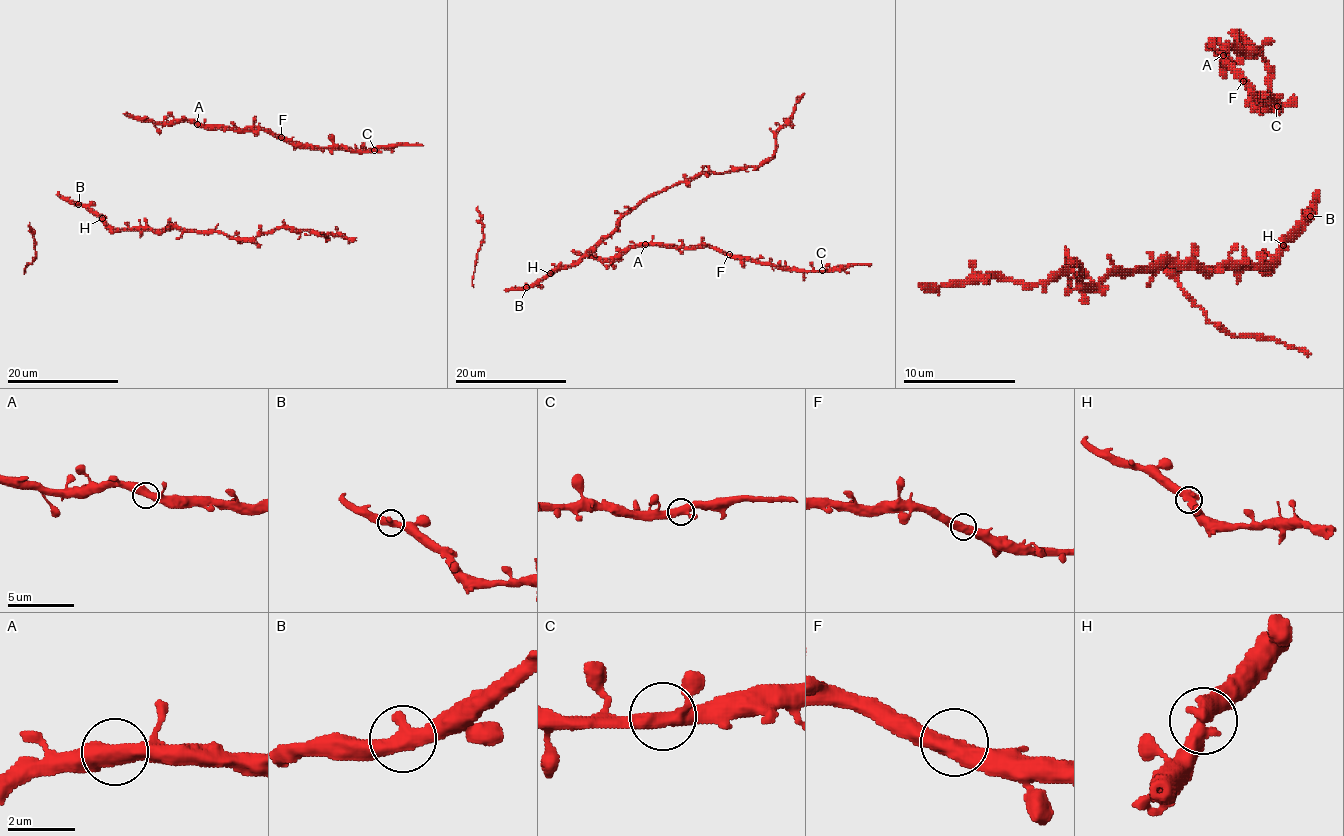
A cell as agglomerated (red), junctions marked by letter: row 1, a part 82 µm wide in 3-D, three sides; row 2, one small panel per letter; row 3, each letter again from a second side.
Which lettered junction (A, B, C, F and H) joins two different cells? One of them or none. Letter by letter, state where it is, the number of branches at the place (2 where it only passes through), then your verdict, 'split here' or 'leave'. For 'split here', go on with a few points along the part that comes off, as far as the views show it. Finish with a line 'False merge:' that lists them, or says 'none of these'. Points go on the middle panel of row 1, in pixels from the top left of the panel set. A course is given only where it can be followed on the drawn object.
A: at (645, 244); 2 branches meet; leave
B: at (526, 287); 2 branches meet; leave
C: at (822, 270); 3 branches meet; leave
F: at (729, 254); 2 branches meet; leave
H: at (550, 273); 2 branches meet; leave
False merge: none of these

